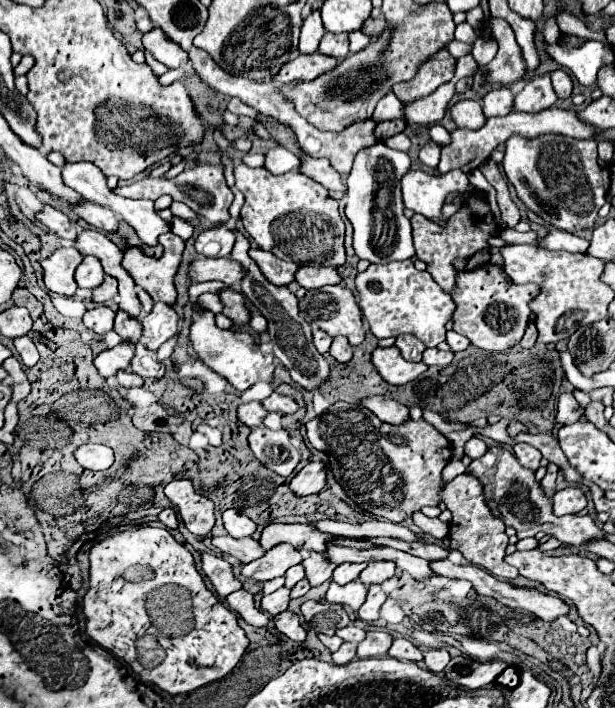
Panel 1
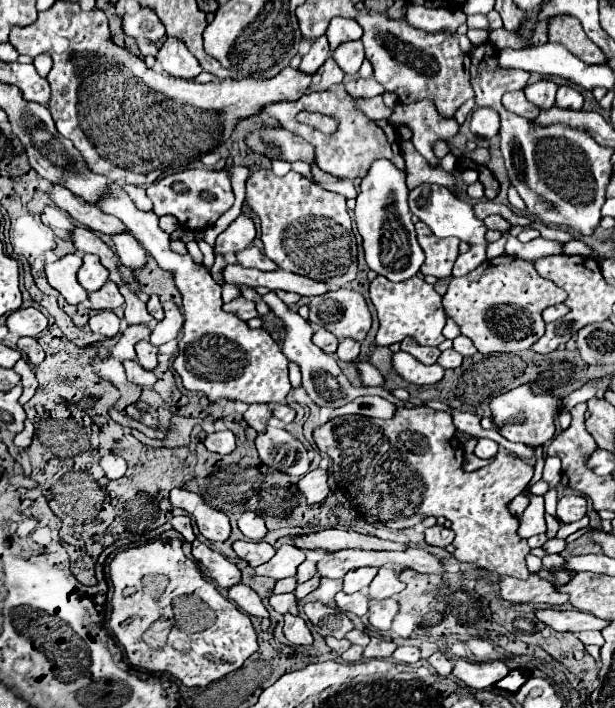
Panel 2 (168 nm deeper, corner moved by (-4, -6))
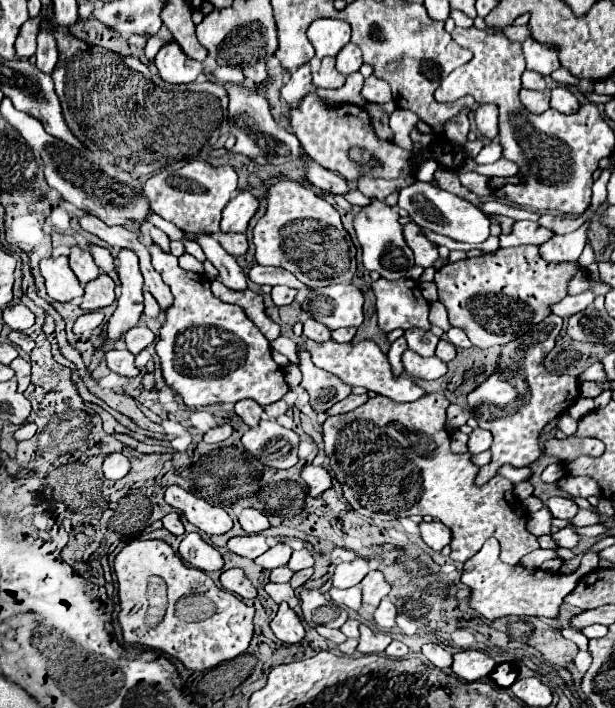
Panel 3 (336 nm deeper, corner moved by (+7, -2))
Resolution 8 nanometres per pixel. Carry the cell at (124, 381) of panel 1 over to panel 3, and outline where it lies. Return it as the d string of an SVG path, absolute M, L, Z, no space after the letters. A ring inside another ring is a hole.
M112 349L106 353L106 365L118 373L118 375L124 375L124 377L136 377L140 375L140 369L134 365L134 355L126 349L118 351L118 349Z

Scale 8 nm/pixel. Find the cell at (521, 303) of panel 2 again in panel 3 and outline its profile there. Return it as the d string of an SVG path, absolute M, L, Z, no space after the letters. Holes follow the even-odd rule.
M520 245L498 249L496 253L484 253L474 259L448 263L436 271L438 299L448 309L450 325L462 329L474 347L488 349L494 345L506 345L516 337L524 335L532 325L540 323L550 311L550 303L558 303L566 297L566 283L576 273L578 263L548 263L538 255L536 245Z

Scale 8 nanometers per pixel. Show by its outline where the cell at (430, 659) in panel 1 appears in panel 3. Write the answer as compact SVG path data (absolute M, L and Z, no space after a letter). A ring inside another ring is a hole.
M428 643L422 647L424 657L438 669L448 669L452 665L452 655L448 651L444 651L440 645L436 643Z

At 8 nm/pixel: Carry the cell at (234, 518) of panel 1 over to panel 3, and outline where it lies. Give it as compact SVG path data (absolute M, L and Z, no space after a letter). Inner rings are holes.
M244 509L240 513L238 521L240 521L240 525L242 525L242 529L246 533L260 533L260 531L264 531L264 529L270 527L268 519L260 511L256 511L256 509Z

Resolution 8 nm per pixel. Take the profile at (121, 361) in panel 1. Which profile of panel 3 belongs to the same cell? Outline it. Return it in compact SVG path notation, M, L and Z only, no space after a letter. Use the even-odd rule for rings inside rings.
M130 249L118 251L118 275L122 281L122 291L118 297L118 307L108 321L106 333L108 341L118 341L122 335L138 325L142 315L142 273L138 267L138 257Z

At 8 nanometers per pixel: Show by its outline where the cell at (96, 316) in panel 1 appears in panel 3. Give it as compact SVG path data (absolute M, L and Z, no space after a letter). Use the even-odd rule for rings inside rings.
M88 311L84 315L80 315L74 323L74 333L82 335L86 331L94 331L96 327L100 327L104 321L104 313L102 311Z

